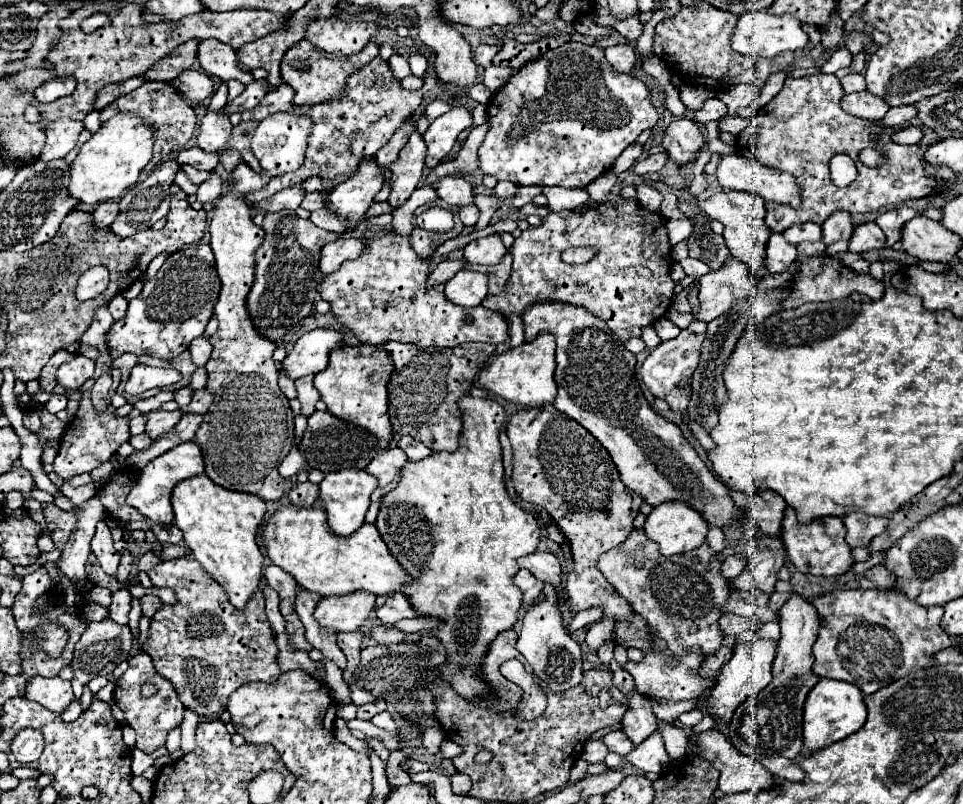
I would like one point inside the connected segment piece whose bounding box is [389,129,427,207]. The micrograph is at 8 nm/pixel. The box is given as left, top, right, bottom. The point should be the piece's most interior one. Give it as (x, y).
(407, 171)

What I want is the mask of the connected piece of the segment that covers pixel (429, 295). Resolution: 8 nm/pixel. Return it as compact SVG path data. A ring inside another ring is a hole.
M381 233L367 239L369 245L365 253L359 259L345 261L337 273L331 273L323 279L319 287L321 299L331 303L331 311L337 315L337 319L347 325L351 331L357 333L361 343L367 345L379 345L385 341L401 341L401 343L415 343L425 347L437 345L437 347L457 347L465 341L483 341L483 343L503 343L509 339L509 325L503 315L478 305L465 308L451 303L444 294L445 283L427 291L425 281L429 275L429 261L419 259L411 245L409 237L395 235L395 233Z

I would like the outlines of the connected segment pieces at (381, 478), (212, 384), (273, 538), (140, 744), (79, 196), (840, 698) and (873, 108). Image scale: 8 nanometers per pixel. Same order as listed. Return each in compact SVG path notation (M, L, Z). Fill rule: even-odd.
M391 445L387 449L383 449L381 453L377 453L377 457L365 467L365 471L373 477L377 477L379 485L371 495L371 501L379 501L381 495L385 495L387 491L391 491L397 485L397 477L399 477L399 469L401 465L405 465L407 455L403 453L403 449L399 449L397 445Z
M239 163L231 171L231 183L227 185L227 193L223 193L217 199L217 205L213 209L213 219L209 223L211 249L215 253L217 273L221 279L221 293L215 305L215 317L219 319L219 329L211 337L213 353L205 365L209 373L207 389L215 395L215 401L209 407L207 415L203 415L203 423L195 435L195 443L201 445L203 459L205 459L205 473L213 483L229 491L257 495L263 501L279 501L285 491L285 479L281 479L277 467L289 453L293 437L295 437L293 413L289 407L289 399L281 393L277 385L279 373L277 373L277 365L271 359L275 345L271 341L265 341L265 337L261 337L253 329L253 323L249 321L249 313L245 313L245 297L249 293L249 285L253 285L253 253L257 245L263 241L263 229L253 223L251 207L247 205L245 195L261 189L263 185L265 183L259 173L255 173L247 163Z
M281 507L265 525L263 531L269 559L295 577L295 581L321 597L349 595L355 591L369 591L373 595L395 595L415 577L405 573L401 563L391 555L373 523L363 523L355 533L343 537L335 535L321 507Z
M145 651L137 653L137 655L133 655L129 659L129 669L117 681L113 697L115 697L115 703L123 709L125 721L137 731L137 749L141 749L143 753L153 753L157 747L161 747L165 743L165 739L167 739L169 729L181 725L181 721L183 721L183 709L185 707L181 705L175 687L155 671L153 661ZM143 683L157 685L157 689L159 689L157 695L143 697L141 695L141 685Z
M115 115L105 121L101 129L79 149L79 155L71 163L69 195L81 203L97 205L109 199L121 197L139 179L139 173L151 159L153 129L149 123L133 115Z
M821 679L807 695L807 701L803 707L803 743L809 751L823 749L839 739L849 737L851 733L859 731L863 727L865 719L867 719L867 709L865 709L861 689L857 689L855 685L849 685L845 681Z
M859 91L859 93L845 93L841 99L841 107L851 113L857 115L861 119L867 121L877 121L885 115L885 111L889 109L889 105L885 105L885 101L881 101L881 97L869 93L869 91Z

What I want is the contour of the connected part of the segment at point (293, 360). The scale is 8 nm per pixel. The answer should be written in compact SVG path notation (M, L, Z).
M315 329L297 339L291 353L283 359L283 367L291 379L319 373L329 363L329 353L345 345L343 331Z

